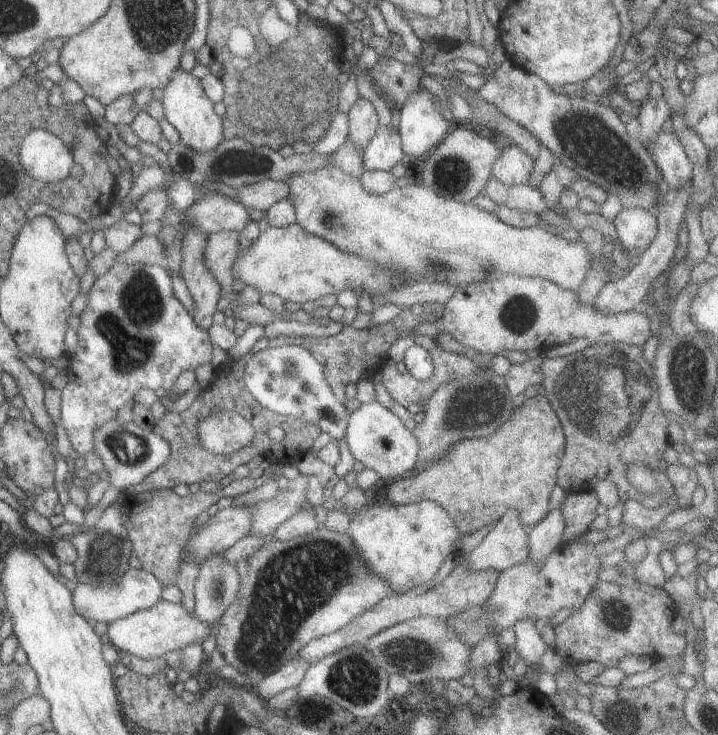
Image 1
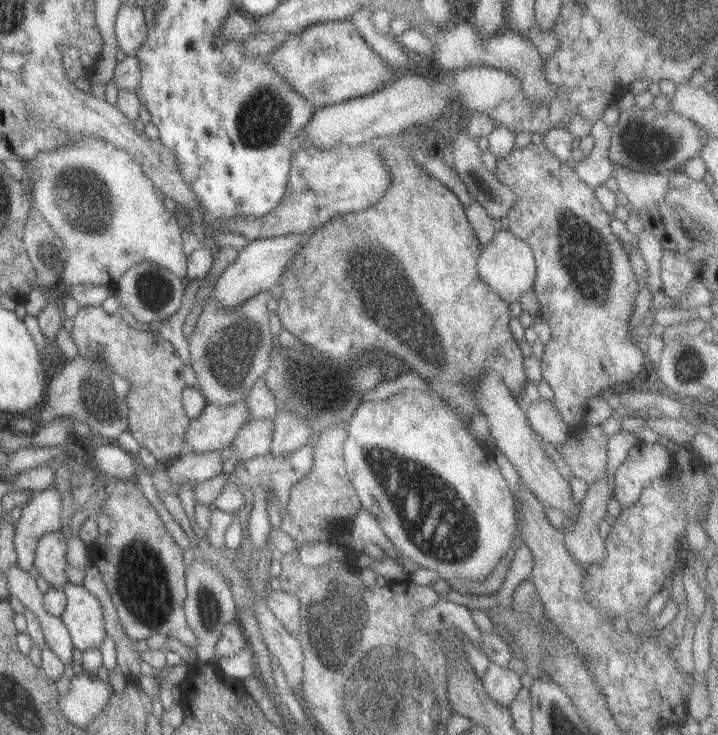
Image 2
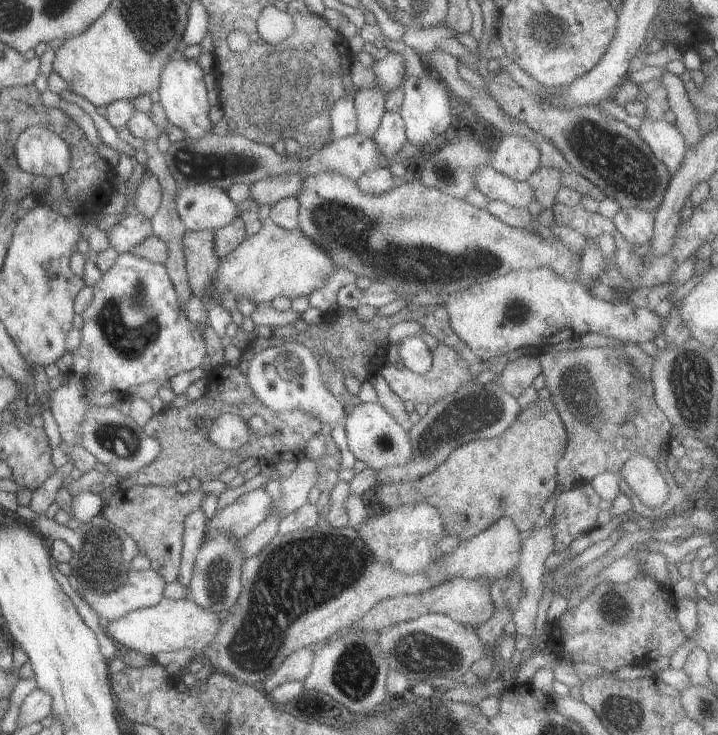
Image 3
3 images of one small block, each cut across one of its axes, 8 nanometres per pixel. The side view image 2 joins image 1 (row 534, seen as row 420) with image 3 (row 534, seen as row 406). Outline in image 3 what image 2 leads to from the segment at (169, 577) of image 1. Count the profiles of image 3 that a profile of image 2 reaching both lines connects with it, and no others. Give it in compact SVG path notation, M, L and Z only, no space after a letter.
M132 485L128 490L114 492L102 499L100 514L116 528L127 534L137 546L137 553L149 560L151 567L164 581L173 582L178 576L182 548L183 518L199 509L203 492L187 491L179 494L173 487Z

